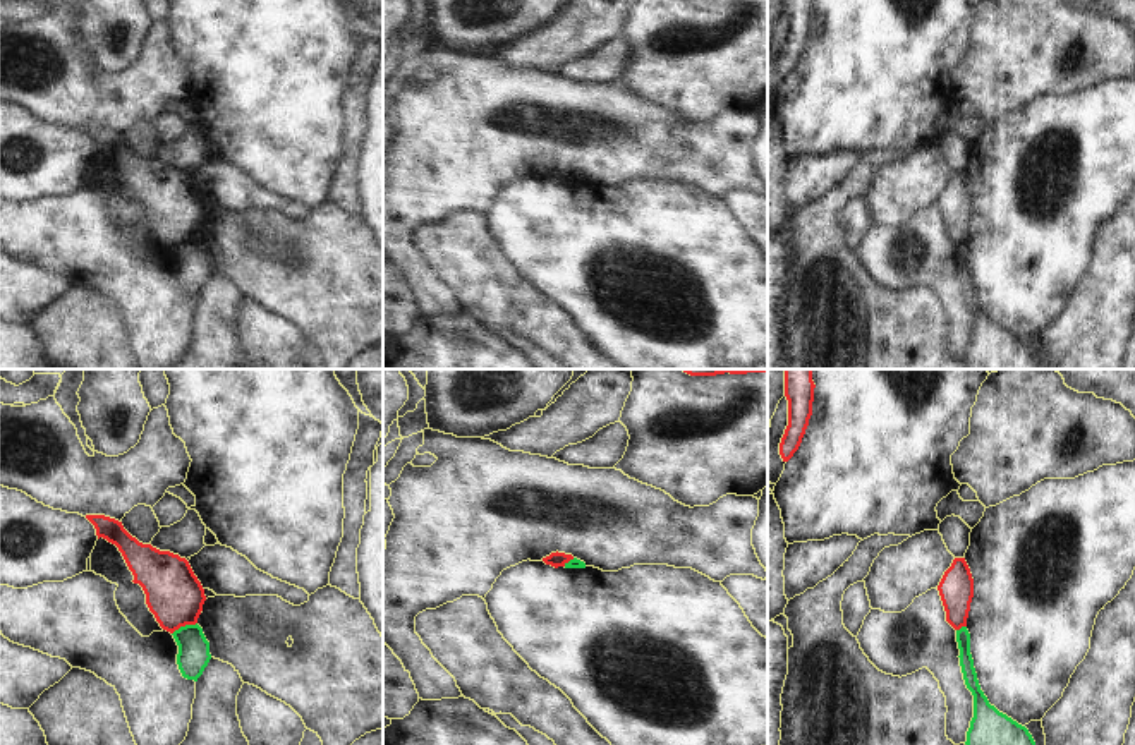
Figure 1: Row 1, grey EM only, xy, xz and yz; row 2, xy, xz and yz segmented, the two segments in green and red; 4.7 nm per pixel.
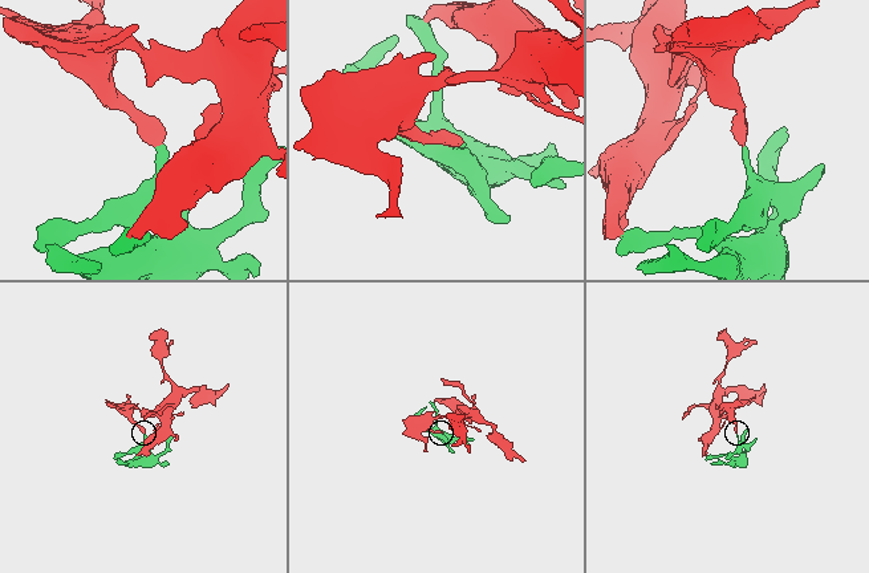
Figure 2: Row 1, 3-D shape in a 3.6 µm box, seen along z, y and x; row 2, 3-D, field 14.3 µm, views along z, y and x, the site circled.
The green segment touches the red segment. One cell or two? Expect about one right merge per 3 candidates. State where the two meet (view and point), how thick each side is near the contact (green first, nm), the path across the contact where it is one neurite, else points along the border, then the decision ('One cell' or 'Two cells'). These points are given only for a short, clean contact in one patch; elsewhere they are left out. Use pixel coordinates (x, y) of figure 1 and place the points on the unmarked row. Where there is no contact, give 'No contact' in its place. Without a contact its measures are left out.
Touches green at xy (186, 241). Thickness 150 nm (green) against 260 nm. Boundary: xy (196, 237), (181, 241), (172, 249). Two cells

